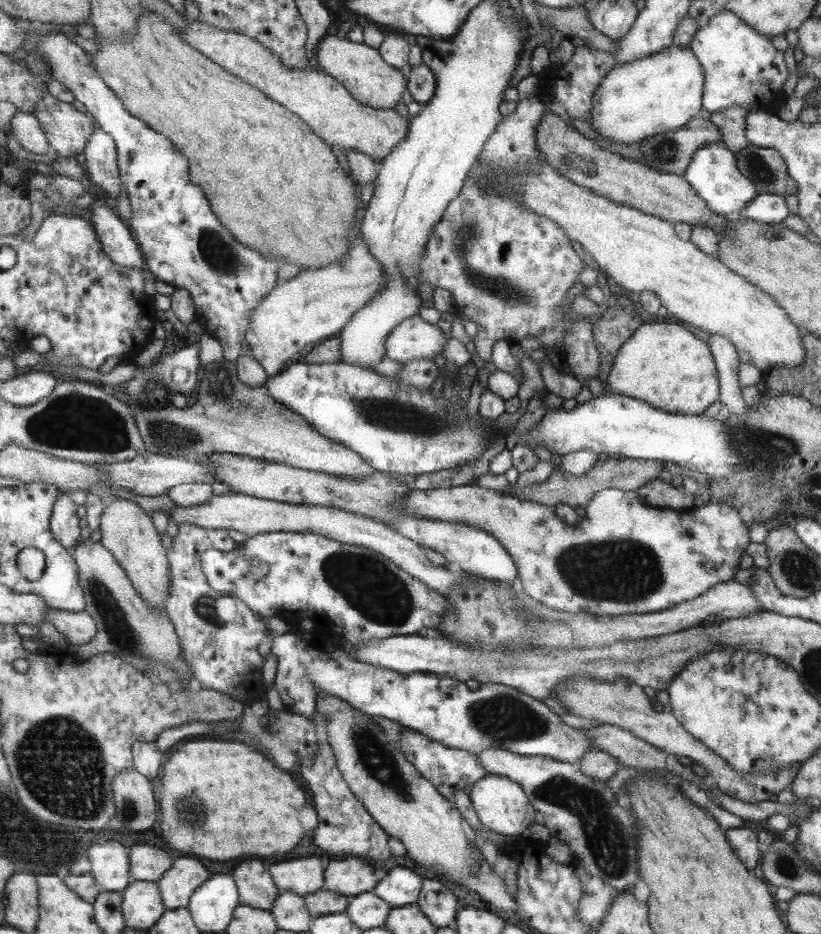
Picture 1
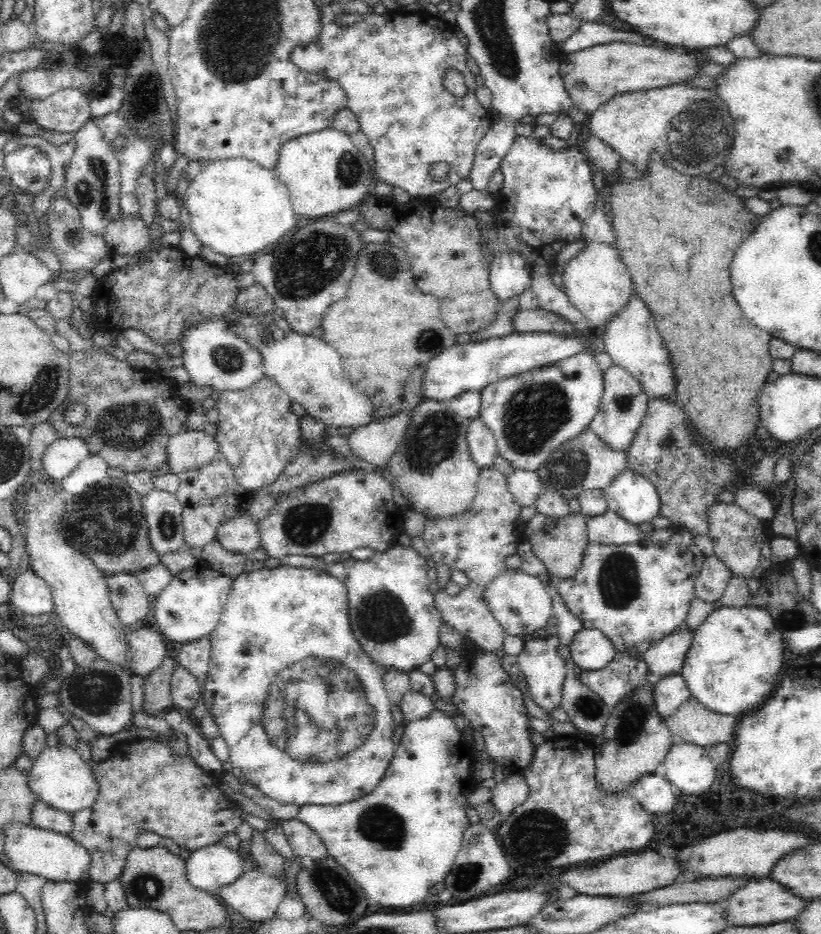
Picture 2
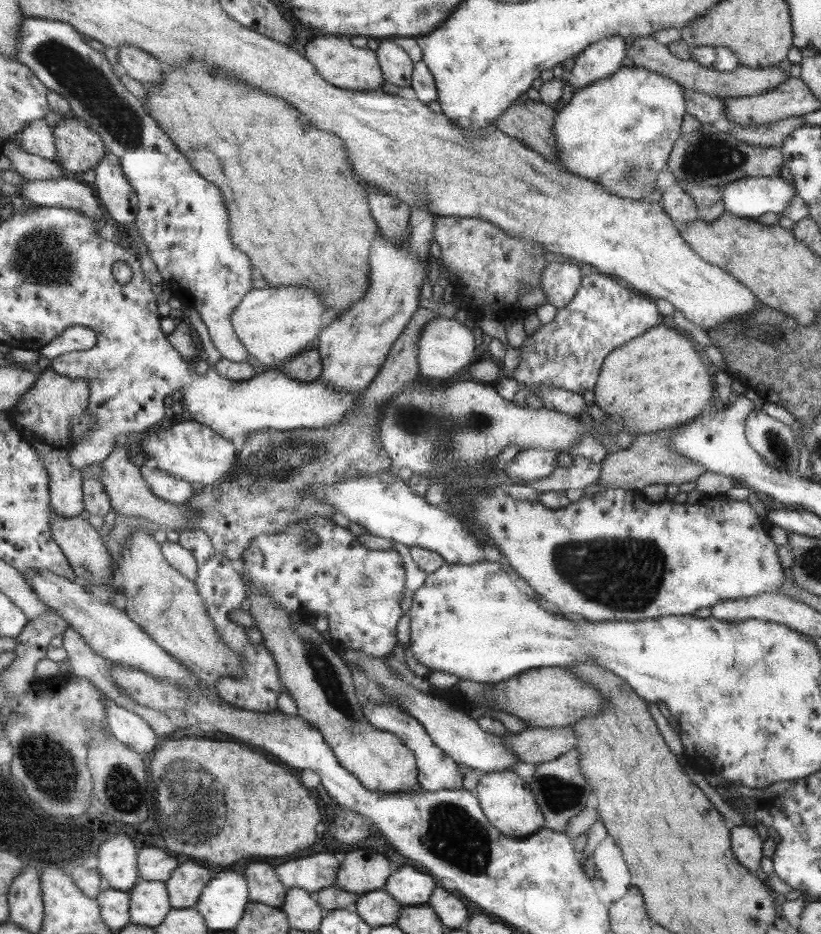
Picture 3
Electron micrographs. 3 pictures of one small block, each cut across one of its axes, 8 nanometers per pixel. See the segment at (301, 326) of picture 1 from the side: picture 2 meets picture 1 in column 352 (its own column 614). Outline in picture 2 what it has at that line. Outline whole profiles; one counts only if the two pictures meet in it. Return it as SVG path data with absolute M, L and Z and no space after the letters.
M587 243L579 254L568 260L561 273L563 291L589 326L604 326L626 309L633 282L624 261L613 244Z

